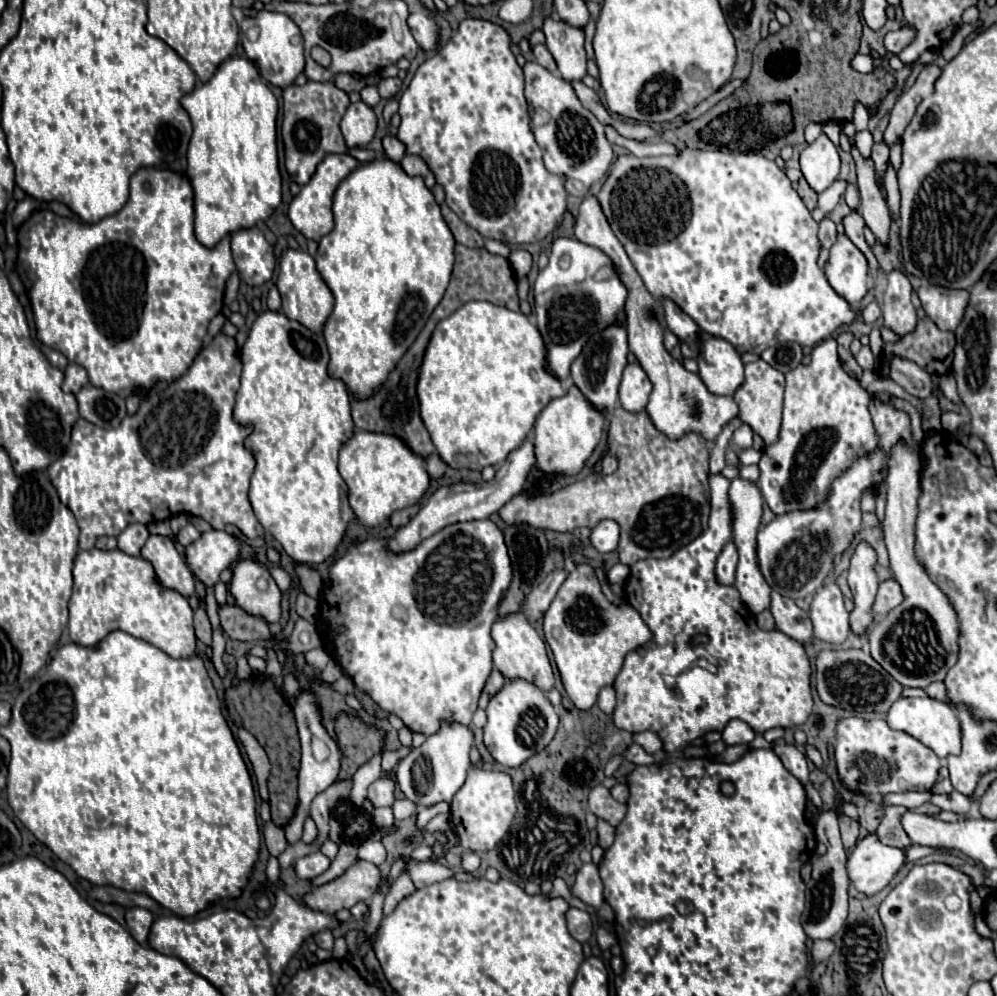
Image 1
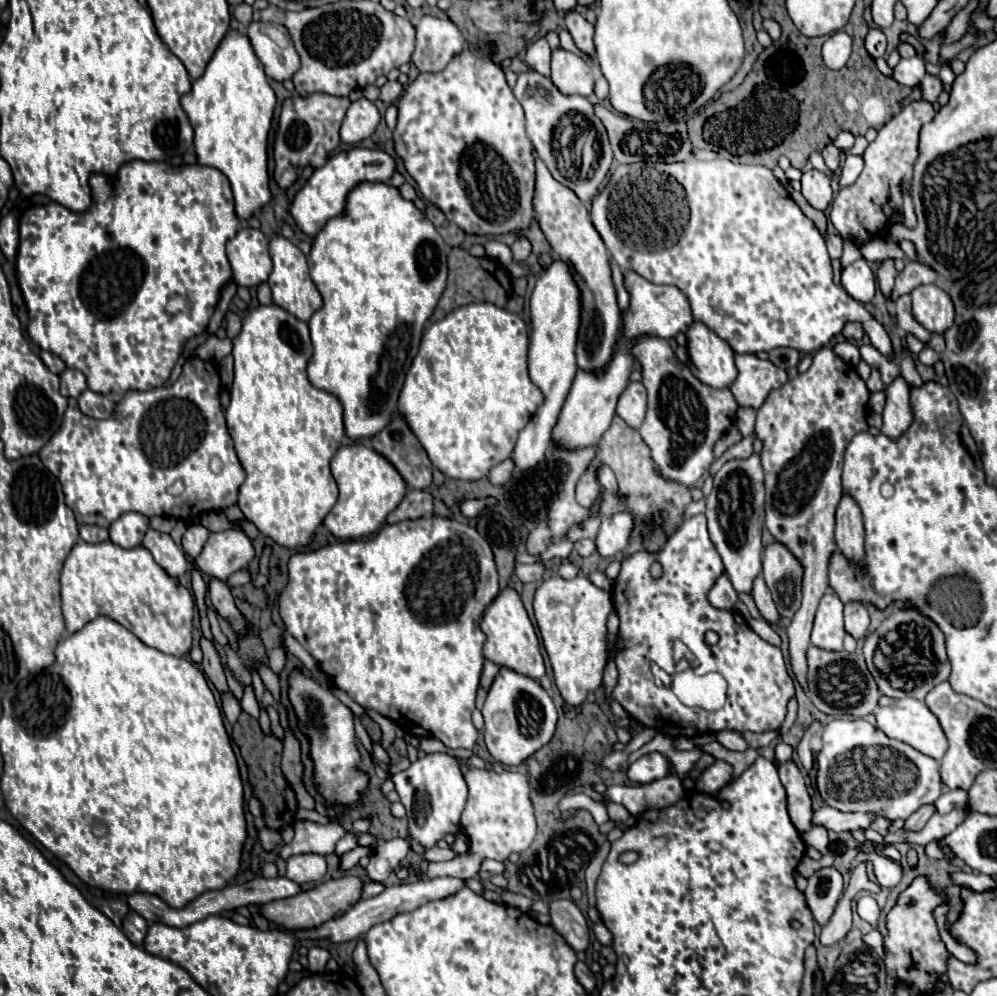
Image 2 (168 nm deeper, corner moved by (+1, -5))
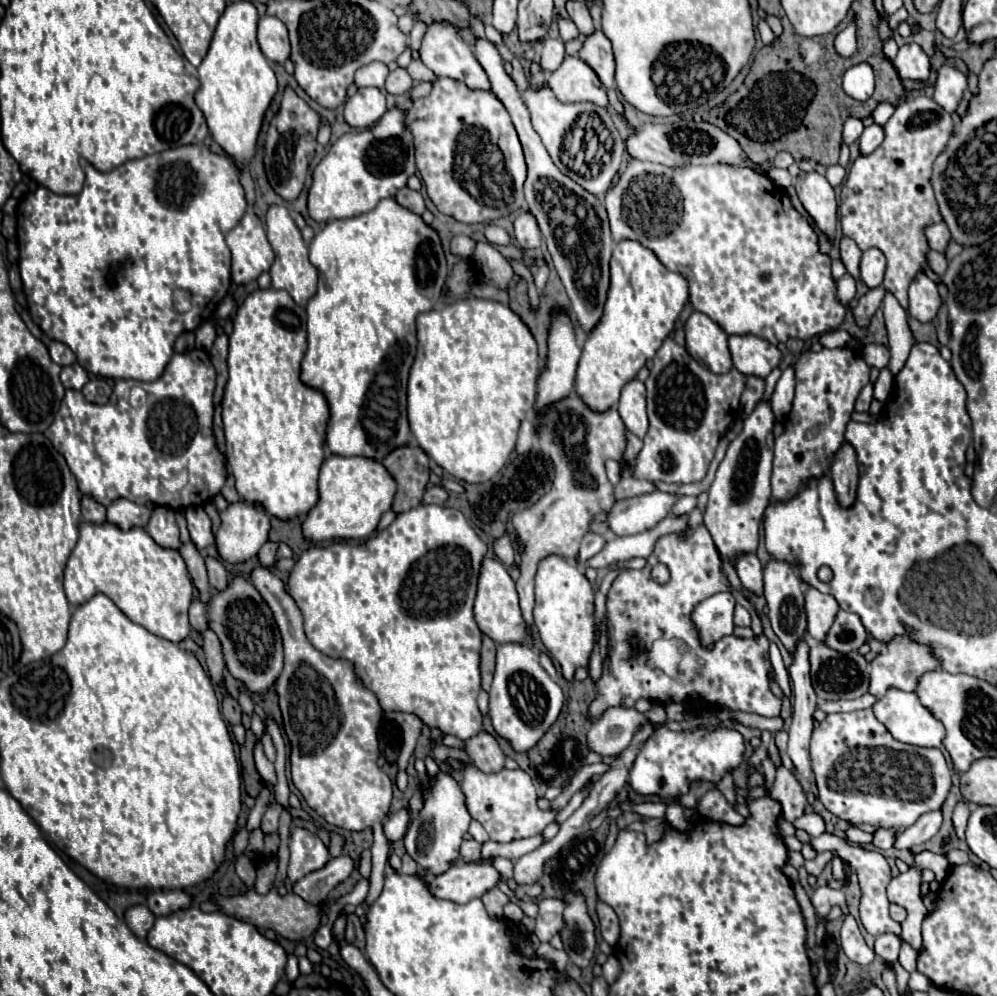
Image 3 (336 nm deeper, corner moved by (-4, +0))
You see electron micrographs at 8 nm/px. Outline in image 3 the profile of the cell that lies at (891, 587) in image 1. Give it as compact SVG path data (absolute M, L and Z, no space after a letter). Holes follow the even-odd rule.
M840 610L832 630L828 632L826 646L848 654L852 650L858 650L866 642L866 636L868 636L868 632L858 614Z

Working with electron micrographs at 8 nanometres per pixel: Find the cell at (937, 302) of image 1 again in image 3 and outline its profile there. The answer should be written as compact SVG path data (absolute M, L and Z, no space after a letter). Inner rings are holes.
M924 272L916 274L908 290L910 296L910 316L920 322L932 322L942 306L942 298L938 294L936 282L930 280Z

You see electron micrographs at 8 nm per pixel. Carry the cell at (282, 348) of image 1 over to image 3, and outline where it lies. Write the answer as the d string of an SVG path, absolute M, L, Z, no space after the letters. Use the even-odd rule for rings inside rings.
M268 288L268 290L252 292L244 300L244 304L238 308L238 314L234 318L234 332L230 336L230 348L228 348L230 376L228 376L228 382L226 382L226 388L224 388L224 398L222 398L226 456L228 456L228 466L230 466L234 480L236 480L236 490L238 490L240 498L246 500L248 504L260 504L268 516L274 516L274 518L280 518L280 520L286 520L286 522L308 514L318 504L318 472L320 472L320 466L324 464L326 430L328 430L328 420L330 420L330 406L328 406L326 396L320 390L310 388L300 380L300 372L302 372L300 364L302 364L304 354L306 354L306 310L296 306L296 302L284 290Z

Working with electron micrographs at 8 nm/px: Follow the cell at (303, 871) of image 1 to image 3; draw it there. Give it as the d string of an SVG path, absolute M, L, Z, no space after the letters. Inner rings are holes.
M296 828L292 832L290 866L288 866L290 882L296 882L314 870L320 870L328 860L330 860L328 848L316 834L312 834L304 828Z

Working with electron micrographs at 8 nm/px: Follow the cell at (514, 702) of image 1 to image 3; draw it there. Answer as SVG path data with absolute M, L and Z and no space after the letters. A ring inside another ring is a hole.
M500 644L498 656L496 656L496 672L490 688L490 718L496 734L510 742L514 752L522 754L528 752L538 744L538 740L550 730L550 726L556 722L560 710L564 704L562 688L546 674L546 670L538 662L538 654L532 646L526 644Z

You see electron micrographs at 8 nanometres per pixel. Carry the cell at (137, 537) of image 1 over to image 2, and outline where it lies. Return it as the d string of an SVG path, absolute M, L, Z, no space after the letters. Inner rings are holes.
M123 513L117 521L111 523L109 527L109 535L111 535L111 541L125 547L125 549L131 549L131 547L137 547L145 535L145 531L149 529L149 519L141 513Z

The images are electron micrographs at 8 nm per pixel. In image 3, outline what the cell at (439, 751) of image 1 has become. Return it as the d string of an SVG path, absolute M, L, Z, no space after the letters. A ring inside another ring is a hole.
M440 770L436 776L426 774L424 778L420 778L420 786L422 786L424 806L418 812L416 820L410 822L408 832L404 836L404 844L406 852L418 862L418 866L428 868L430 874L436 876L448 870L452 860L460 856L458 850L472 818L466 808L466 796L450 772Z

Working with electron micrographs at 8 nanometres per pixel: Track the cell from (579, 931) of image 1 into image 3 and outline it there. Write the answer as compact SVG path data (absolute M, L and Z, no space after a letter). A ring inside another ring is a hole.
M546 898L538 902L540 912L536 916L536 928L534 934L540 938L540 942L548 942L556 932L560 932L566 922L564 922L564 908L566 902L560 898Z

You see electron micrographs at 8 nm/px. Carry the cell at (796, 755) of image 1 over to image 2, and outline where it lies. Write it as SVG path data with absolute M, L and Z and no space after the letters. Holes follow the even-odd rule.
M791 761L781 765L779 767L779 781L783 783L785 793L787 793L787 811L789 811L793 827L799 833L809 831L813 827L811 825L811 815L813 815L811 797L807 793L807 787L803 783L803 777L801 777L797 765Z

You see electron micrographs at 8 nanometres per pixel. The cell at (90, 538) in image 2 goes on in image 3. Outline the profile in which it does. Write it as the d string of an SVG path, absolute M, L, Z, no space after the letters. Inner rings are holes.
M82 498L82 520L92 524L104 524L106 522L106 508L92 498Z

